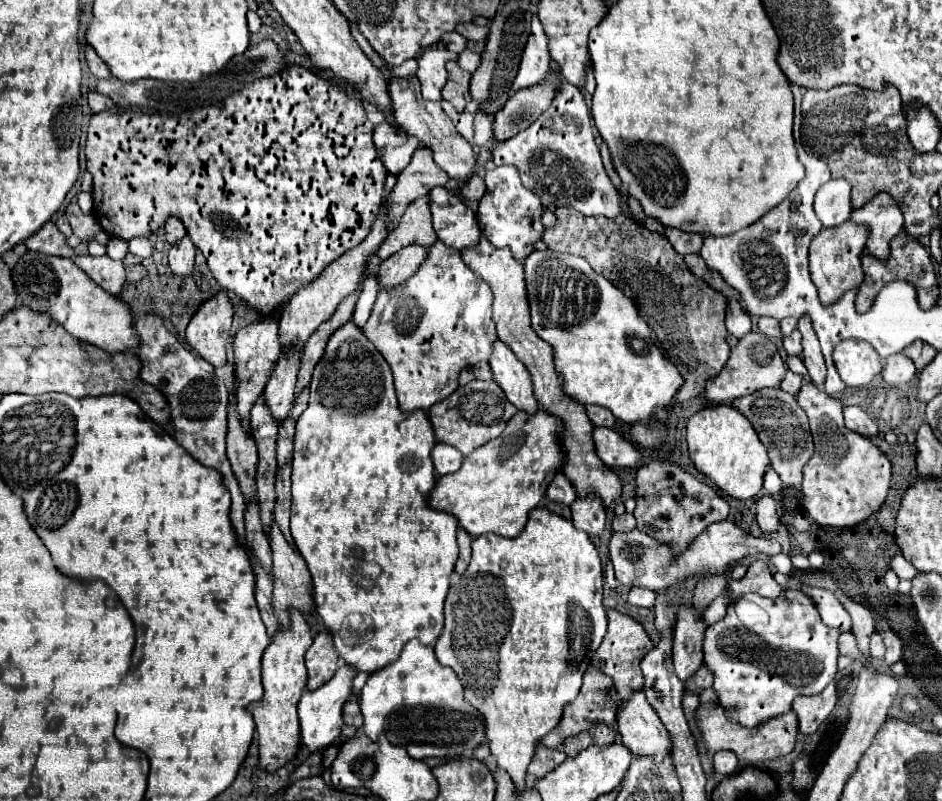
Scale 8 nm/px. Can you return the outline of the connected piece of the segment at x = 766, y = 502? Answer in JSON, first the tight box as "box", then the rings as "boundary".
{"box":[756,495,778,535],"boundary":[[[762,495],[756,501],[756,521],[764,535],[774,535],[778,531],[778,515],[776,515],[776,503],[770,495]]]}

